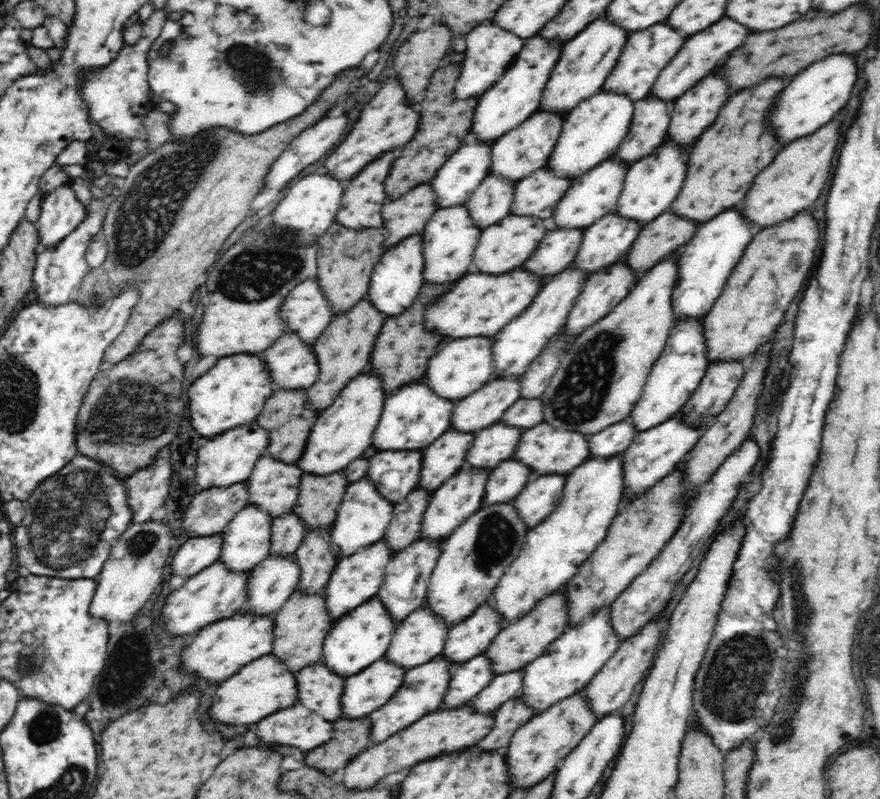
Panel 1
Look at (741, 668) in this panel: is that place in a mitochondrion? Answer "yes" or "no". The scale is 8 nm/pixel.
yes

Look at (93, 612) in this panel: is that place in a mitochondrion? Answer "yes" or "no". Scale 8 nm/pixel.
no

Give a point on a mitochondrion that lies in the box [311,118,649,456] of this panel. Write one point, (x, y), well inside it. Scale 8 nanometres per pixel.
(580, 396)

